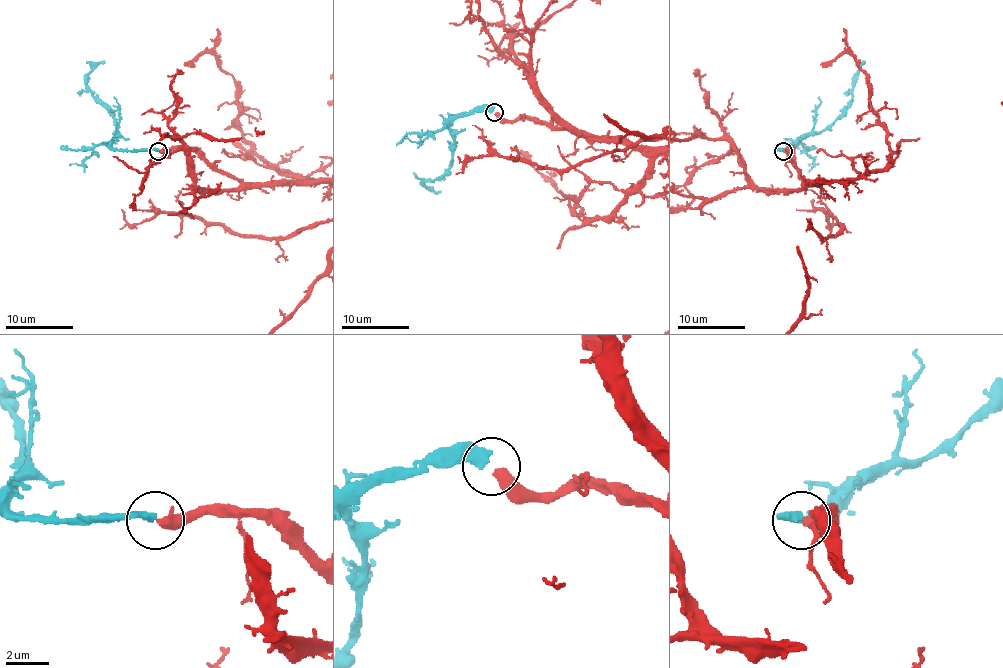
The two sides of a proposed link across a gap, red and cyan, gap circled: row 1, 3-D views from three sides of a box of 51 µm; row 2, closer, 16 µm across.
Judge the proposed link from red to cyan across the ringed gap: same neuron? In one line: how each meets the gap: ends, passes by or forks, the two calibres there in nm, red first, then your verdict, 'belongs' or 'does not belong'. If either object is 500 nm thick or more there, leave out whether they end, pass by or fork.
red ends there; cyan ends there; 480 nm thick on the red side, 480 nm on the other; belongs

